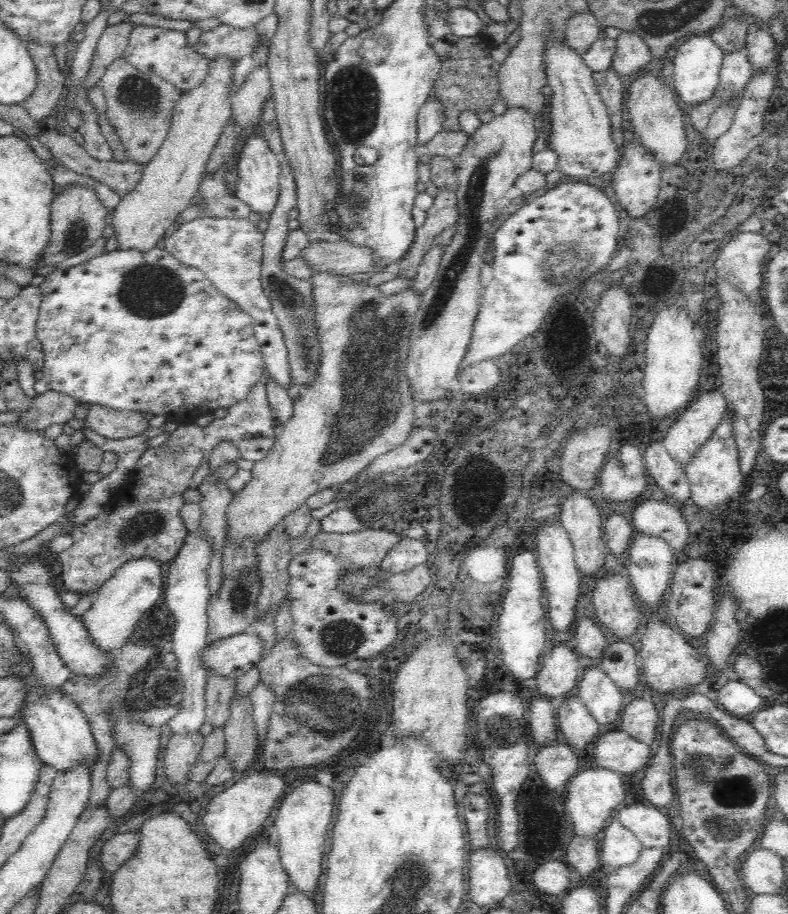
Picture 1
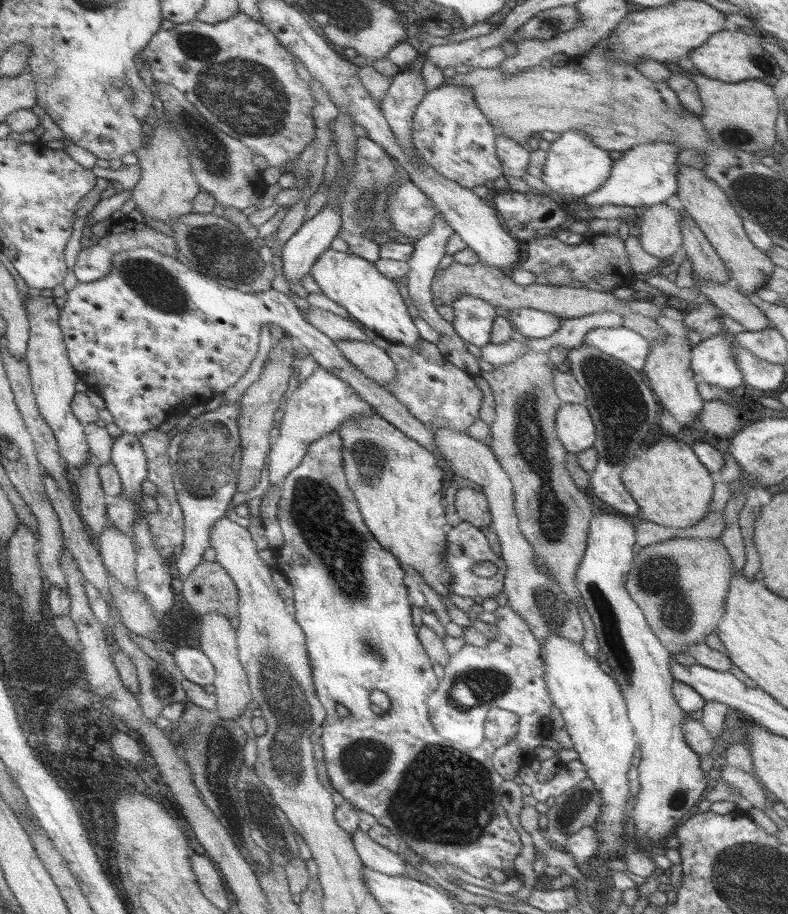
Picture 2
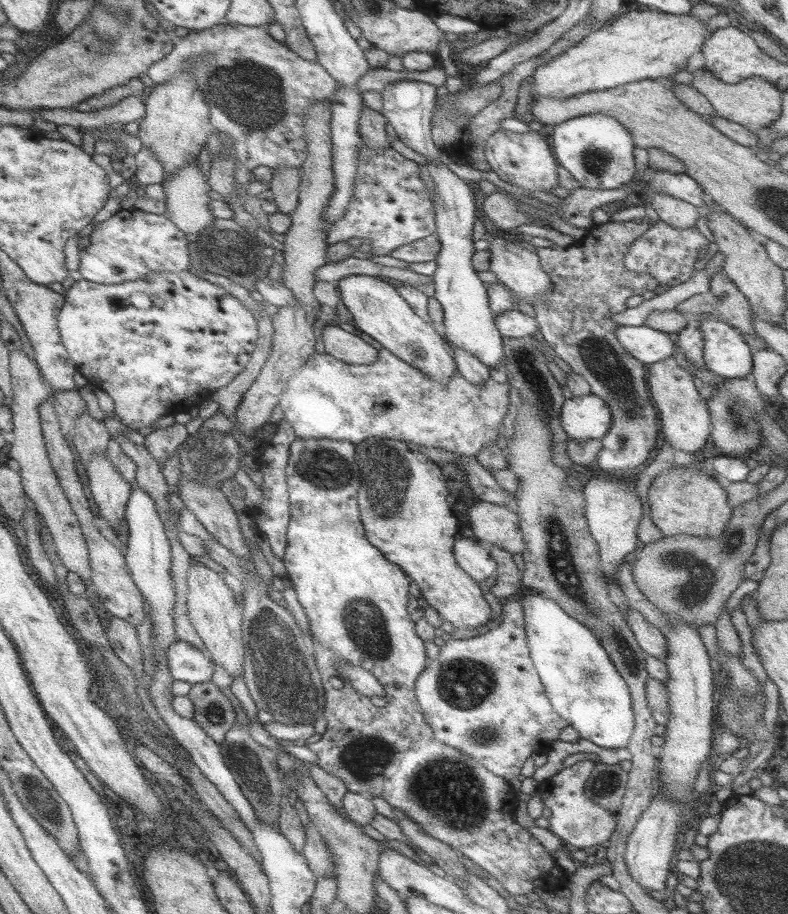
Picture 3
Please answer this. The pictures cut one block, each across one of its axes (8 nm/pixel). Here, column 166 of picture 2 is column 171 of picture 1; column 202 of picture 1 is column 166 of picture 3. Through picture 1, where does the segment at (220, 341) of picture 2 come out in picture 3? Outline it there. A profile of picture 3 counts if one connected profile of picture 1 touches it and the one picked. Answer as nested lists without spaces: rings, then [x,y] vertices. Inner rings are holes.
[[[188,271],[177,272],[154,272],[145,279],[136,279],[131,282],[123,282],[117,285],[97,285],[81,280],[69,286],[68,291],[64,292],[64,301],[56,316],[56,325],[60,343],[64,346],[69,360],[75,365],[76,371],[85,378],[86,382],[92,384],[94,389],[100,389],[113,400],[114,418],[131,430],[139,430],[143,427],[155,427],[168,421],[175,412],[188,412],[188,409],[195,407],[199,400],[208,398],[208,394],[225,386],[231,379],[246,365],[249,355],[254,349],[254,342],[257,340],[258,332],[256,320],[247,309],[235,298],[228,294],[224,289],[214,286],[195,274]],[[141,292],[150,298],[151,306],[147,309],[137,309],[129,301],[129,295]]]

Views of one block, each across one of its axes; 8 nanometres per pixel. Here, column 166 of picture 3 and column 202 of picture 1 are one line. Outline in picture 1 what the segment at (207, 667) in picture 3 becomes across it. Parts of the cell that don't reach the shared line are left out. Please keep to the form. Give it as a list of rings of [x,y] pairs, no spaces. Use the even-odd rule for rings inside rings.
[[[247,630],[244,633],[212,642],[210,645],[206,644],[202,650],[201,658],[206,674],[208,671],[212,671],[218,677],[236,680],[242,674],[246,674],[253,666],[259,665],[261,653],[260,638],[252,630]]]

